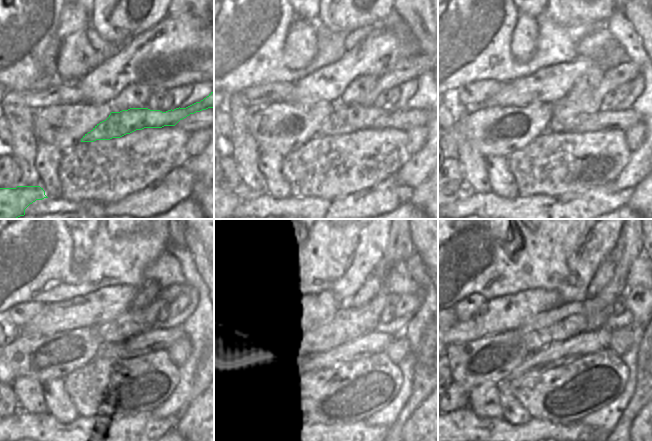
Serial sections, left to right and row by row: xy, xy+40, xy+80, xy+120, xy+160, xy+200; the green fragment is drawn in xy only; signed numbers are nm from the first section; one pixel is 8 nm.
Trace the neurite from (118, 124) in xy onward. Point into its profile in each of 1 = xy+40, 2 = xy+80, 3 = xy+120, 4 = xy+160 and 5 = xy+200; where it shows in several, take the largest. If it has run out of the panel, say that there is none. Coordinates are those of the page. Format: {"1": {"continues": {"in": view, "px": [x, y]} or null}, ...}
{"1": {"continues": {"in": "xy+40", "px": [345, 118]}}, "2": {"continues": {"in": "xy+80", "px": [569, 113]}}, "3": {"continues": {"in": "xy+120", "px": [127, 327]}}, "4": {"continues": {"in": "xy+160", "px": [348, 323]}}, "5": {"continues": {"in": "xy+200", "px": [569, 320]}}}

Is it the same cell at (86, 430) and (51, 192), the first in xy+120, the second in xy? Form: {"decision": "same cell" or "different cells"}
{"decision": "different cells"}

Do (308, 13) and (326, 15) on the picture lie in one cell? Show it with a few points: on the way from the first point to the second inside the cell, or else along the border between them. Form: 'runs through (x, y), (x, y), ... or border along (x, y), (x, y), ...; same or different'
border along (319, 10), (315, 20); different

